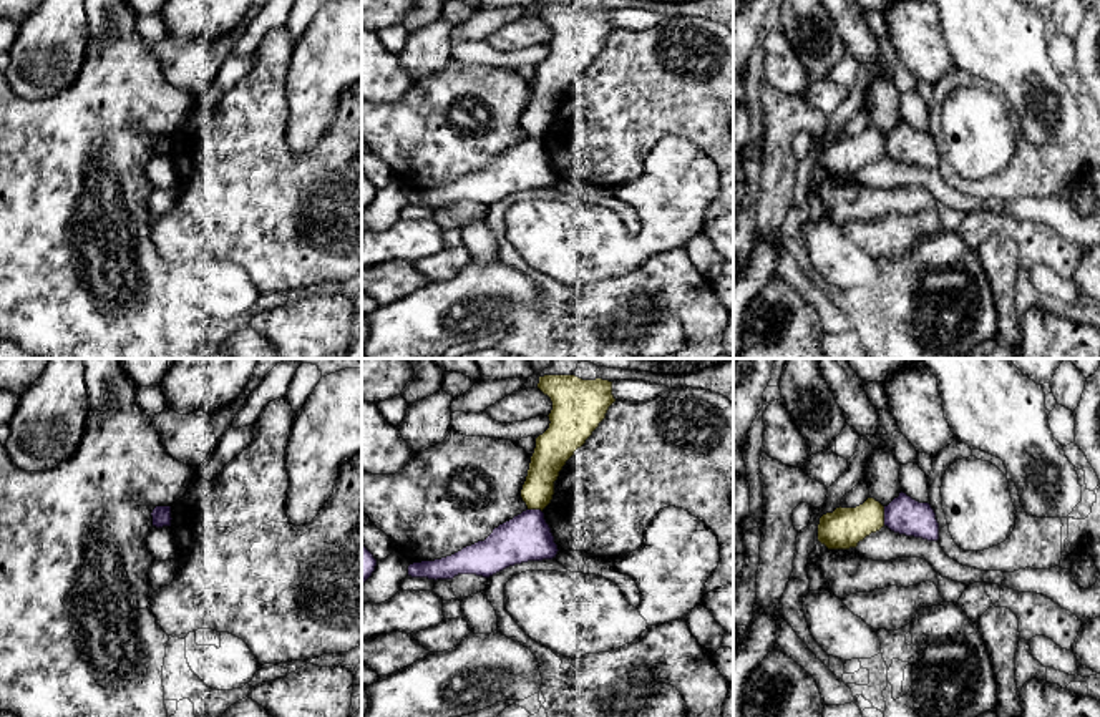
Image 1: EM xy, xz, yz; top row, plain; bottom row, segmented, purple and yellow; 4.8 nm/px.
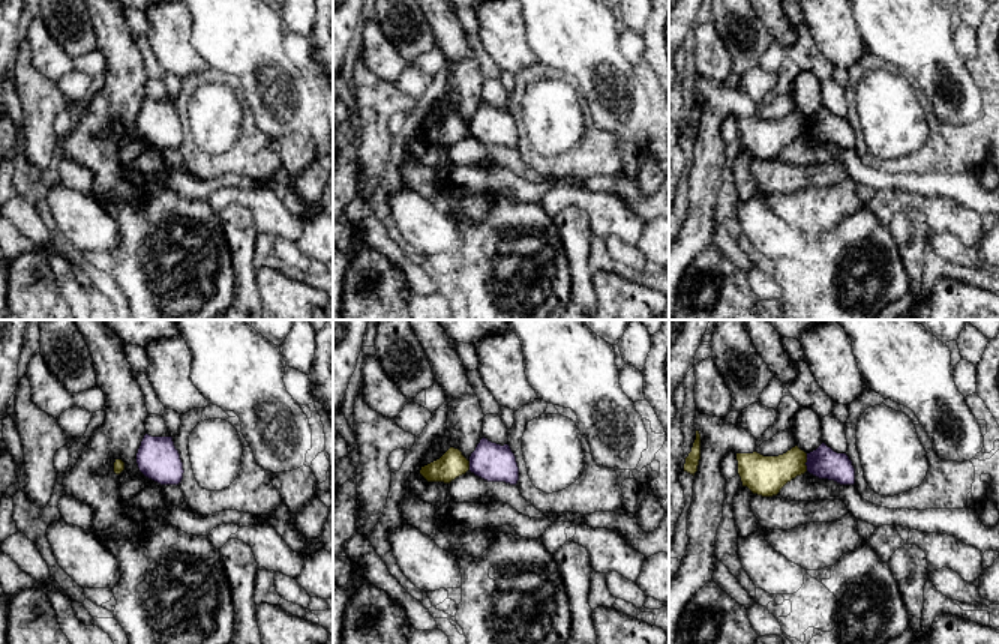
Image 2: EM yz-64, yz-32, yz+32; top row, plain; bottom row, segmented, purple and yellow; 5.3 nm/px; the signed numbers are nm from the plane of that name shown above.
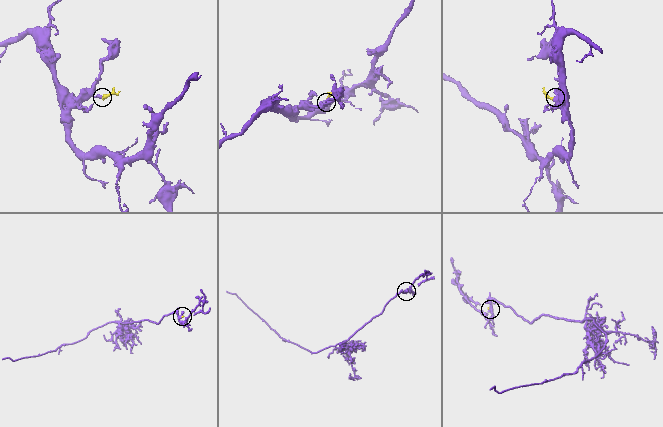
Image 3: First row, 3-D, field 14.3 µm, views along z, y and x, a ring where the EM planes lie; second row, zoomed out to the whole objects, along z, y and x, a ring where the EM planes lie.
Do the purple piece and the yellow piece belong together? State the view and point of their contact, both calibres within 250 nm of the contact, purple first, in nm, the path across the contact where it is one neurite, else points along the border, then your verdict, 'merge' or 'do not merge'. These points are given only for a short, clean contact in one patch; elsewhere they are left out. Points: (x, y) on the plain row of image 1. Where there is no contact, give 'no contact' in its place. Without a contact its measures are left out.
yz (885, 145) | 180/200 nm | do not merge

